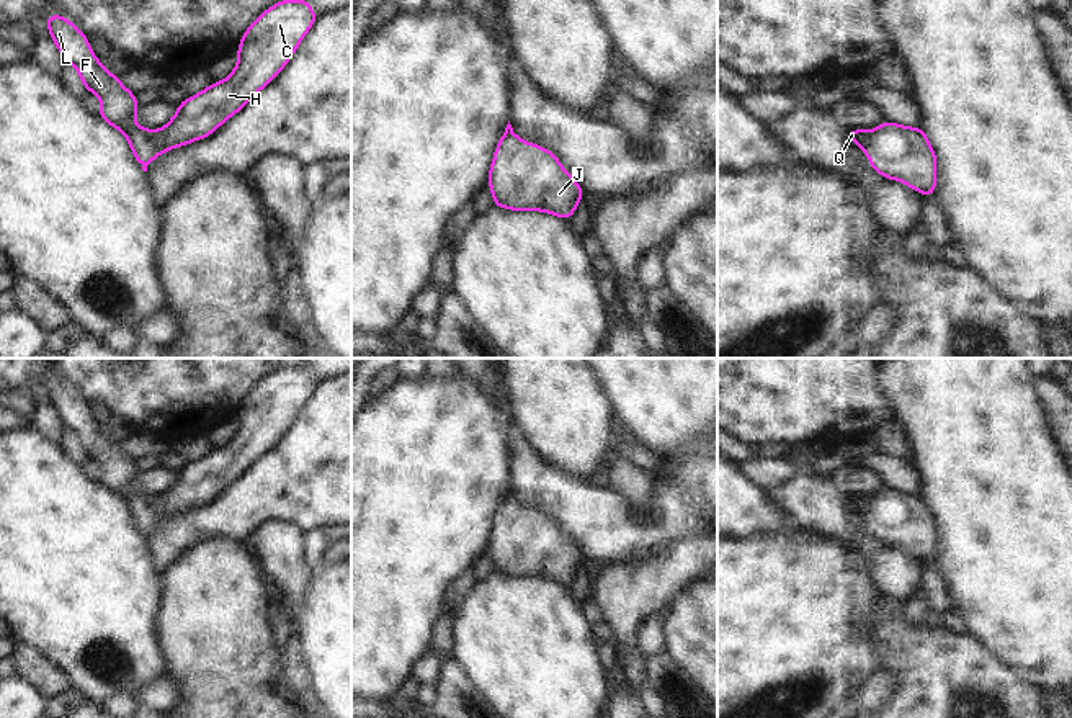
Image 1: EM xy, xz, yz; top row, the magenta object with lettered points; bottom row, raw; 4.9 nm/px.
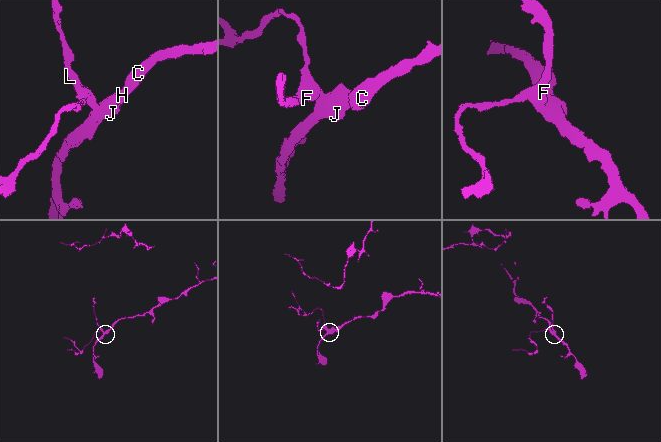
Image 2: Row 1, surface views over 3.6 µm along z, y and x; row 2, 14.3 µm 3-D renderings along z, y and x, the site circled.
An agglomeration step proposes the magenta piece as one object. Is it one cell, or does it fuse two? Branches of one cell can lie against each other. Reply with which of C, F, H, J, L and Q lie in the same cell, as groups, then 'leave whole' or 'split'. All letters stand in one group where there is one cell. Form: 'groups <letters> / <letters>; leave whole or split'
groups C F H J L Q; leave whole

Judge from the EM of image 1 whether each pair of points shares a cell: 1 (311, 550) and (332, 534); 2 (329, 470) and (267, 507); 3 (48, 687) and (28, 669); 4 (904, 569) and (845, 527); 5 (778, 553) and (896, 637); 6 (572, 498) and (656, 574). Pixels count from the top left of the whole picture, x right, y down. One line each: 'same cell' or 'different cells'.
1: same cell
2: same cell
3: same cell
4: same cell
5: different cells
6: different cells

